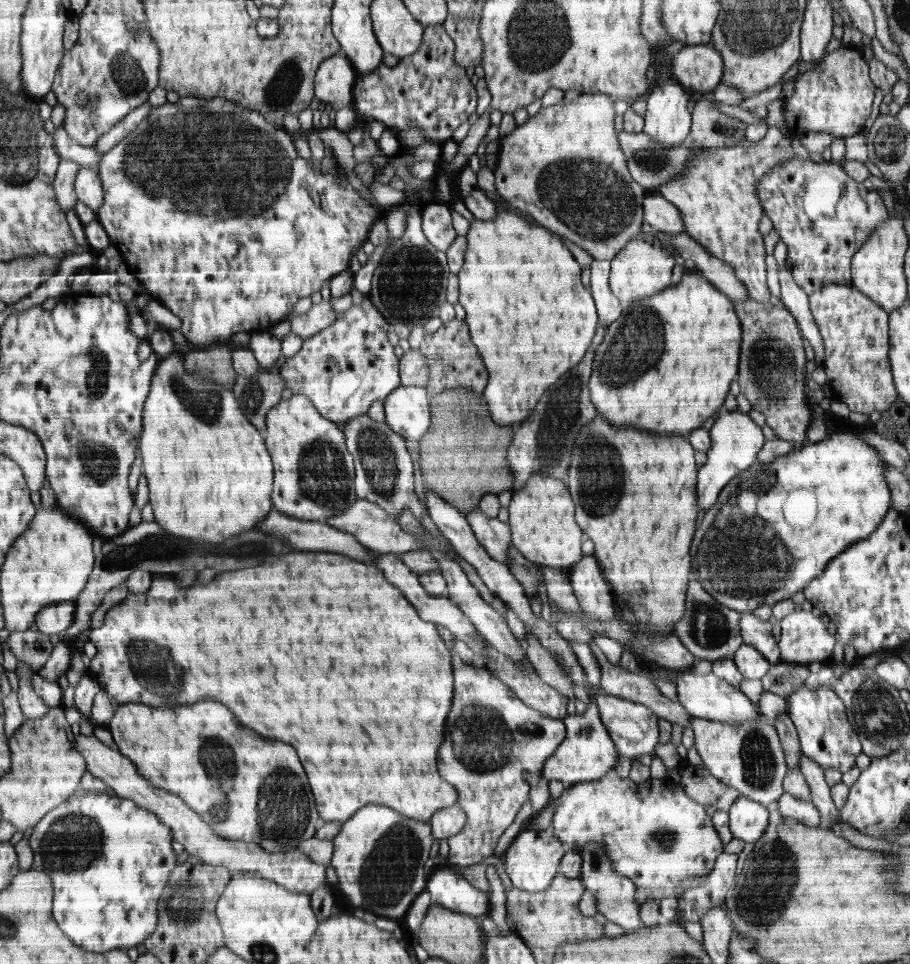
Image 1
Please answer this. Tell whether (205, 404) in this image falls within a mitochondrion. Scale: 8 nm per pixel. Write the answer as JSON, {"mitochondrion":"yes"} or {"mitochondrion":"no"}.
{"mitochondrion":"yes"}

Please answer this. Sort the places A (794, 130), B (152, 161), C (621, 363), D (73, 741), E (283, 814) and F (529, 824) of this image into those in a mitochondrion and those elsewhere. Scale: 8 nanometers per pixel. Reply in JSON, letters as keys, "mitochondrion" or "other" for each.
{"A":"other","B":"mitochondrion","C":"mitochondrion","D":"other","E":"mitochondrion","F":"other"}

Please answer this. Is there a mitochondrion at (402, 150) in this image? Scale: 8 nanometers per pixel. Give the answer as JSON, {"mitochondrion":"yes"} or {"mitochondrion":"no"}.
{"mitochondrion":"no"}

